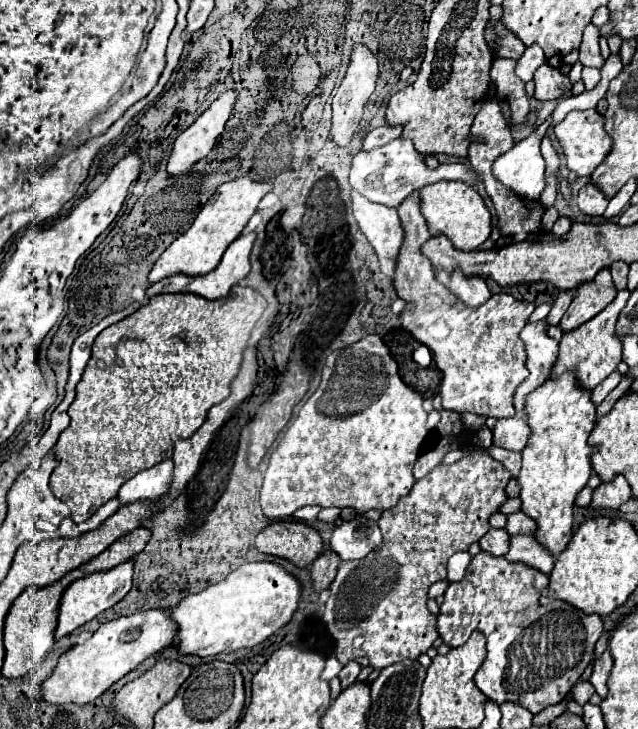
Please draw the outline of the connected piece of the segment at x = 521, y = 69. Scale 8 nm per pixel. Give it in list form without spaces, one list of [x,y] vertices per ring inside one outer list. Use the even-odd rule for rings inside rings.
[[[529,46],[525,48],[523,56],[517,60],[515,66],[515,74],[523,80],[529,82],[533,78],[533,72],[543,64],[543,50],[539,50],[539,46]]]

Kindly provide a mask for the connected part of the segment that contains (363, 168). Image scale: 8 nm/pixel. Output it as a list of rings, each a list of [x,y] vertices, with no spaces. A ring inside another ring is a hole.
[[[397,138],[387,146],[375,148],[371,152],[359,152],[353,158],[353,166],[349,172],[349,184],[371,202],[377,202],[383,206],[399,206],[403,198],[407,198],[413,190],[419,190],[439,180],[463,180],[467,184],[475,184],[475,182],[481,184],[475,170],[467,168],[467,164],[441,164],[437,170],[427,168],[423,162],[423,156],[415,152],[413,142],[403,138]]]

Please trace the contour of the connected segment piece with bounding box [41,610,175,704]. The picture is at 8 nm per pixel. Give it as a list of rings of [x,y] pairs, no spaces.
[[[147,610],[115,618],[103,624],[89,640],[75,644],[59,656],[55,670],[41,686],[41,698],[47,704],[89,704],[145,658],[171,646],[173,638],[175,622],[171,622],[171,616],[163,610]]]

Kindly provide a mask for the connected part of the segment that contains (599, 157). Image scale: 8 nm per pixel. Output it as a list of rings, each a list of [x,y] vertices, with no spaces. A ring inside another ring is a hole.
[[[571,110],[559,124],[553,126],[553,132],[567,158],[567,168],[577,176],[589,176],[591,170],[603,162],[607,150],[611,150],[611,138],[607,138],[607,132],[603,130],[603,116],[597,110]]]

